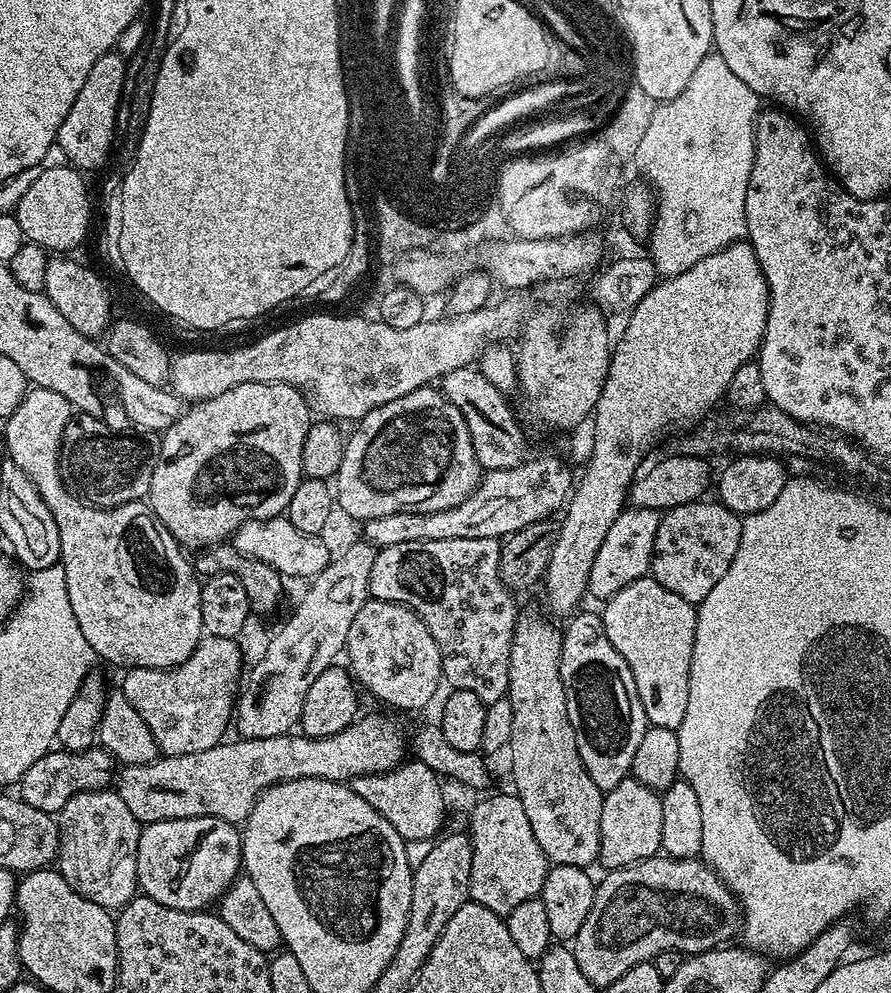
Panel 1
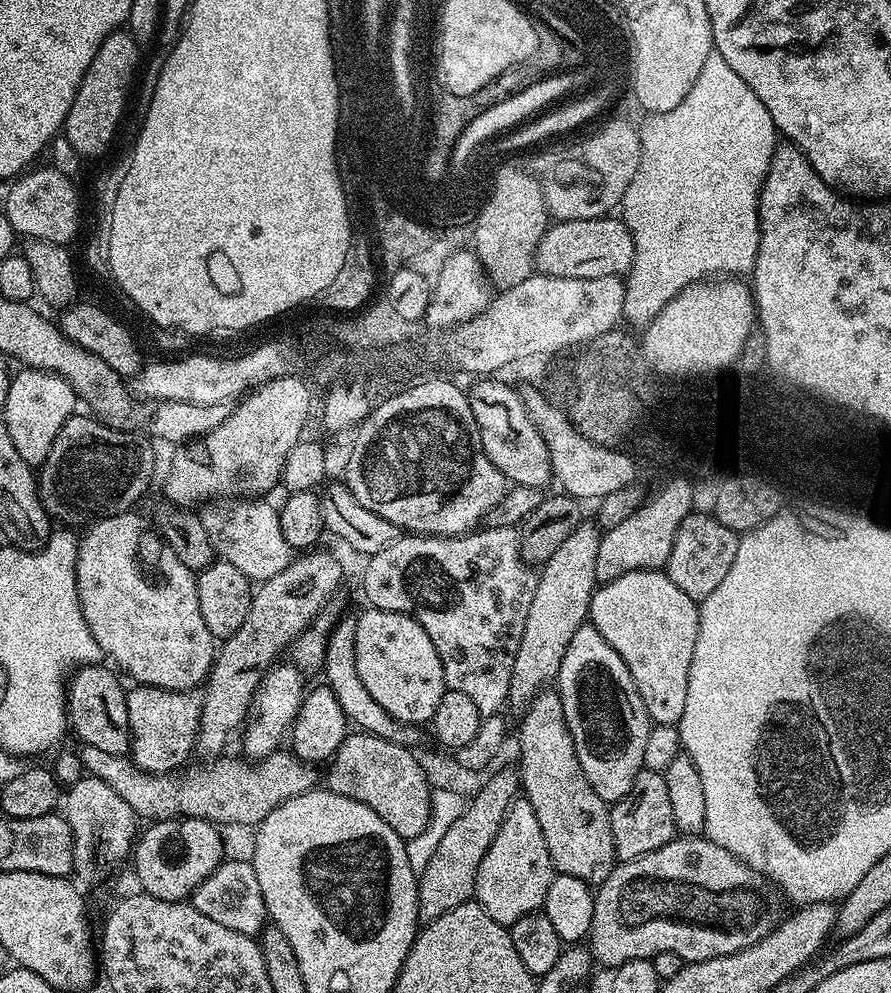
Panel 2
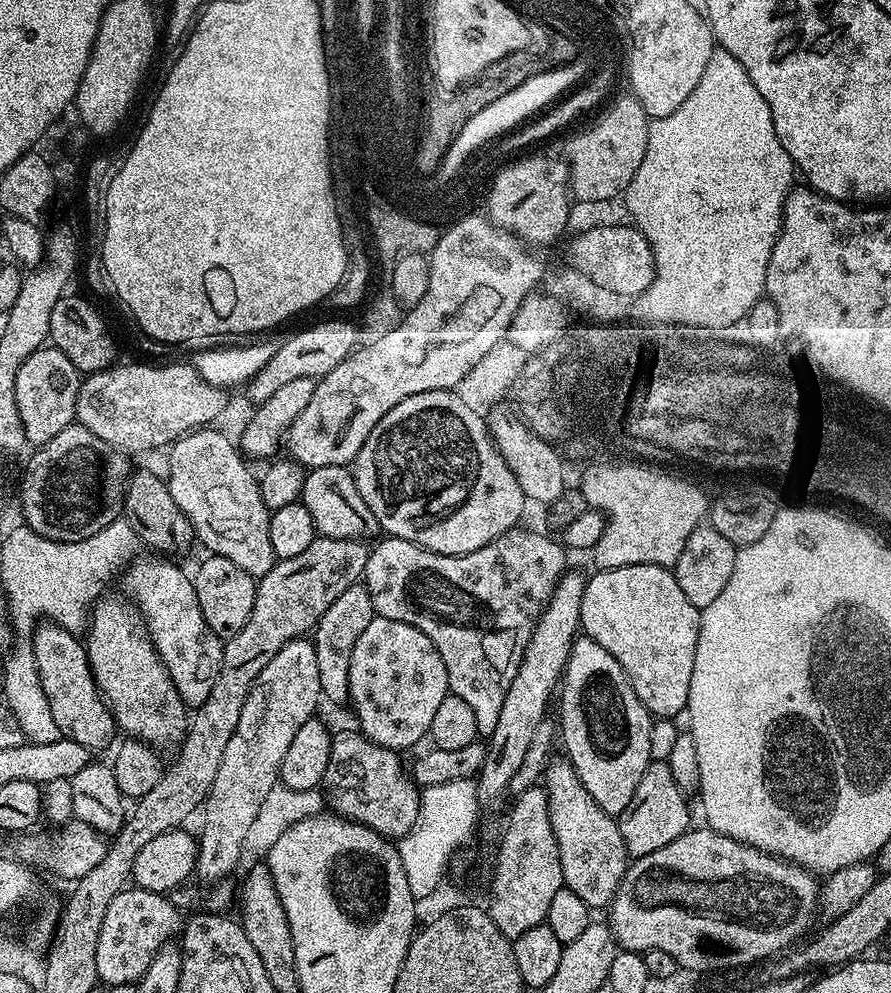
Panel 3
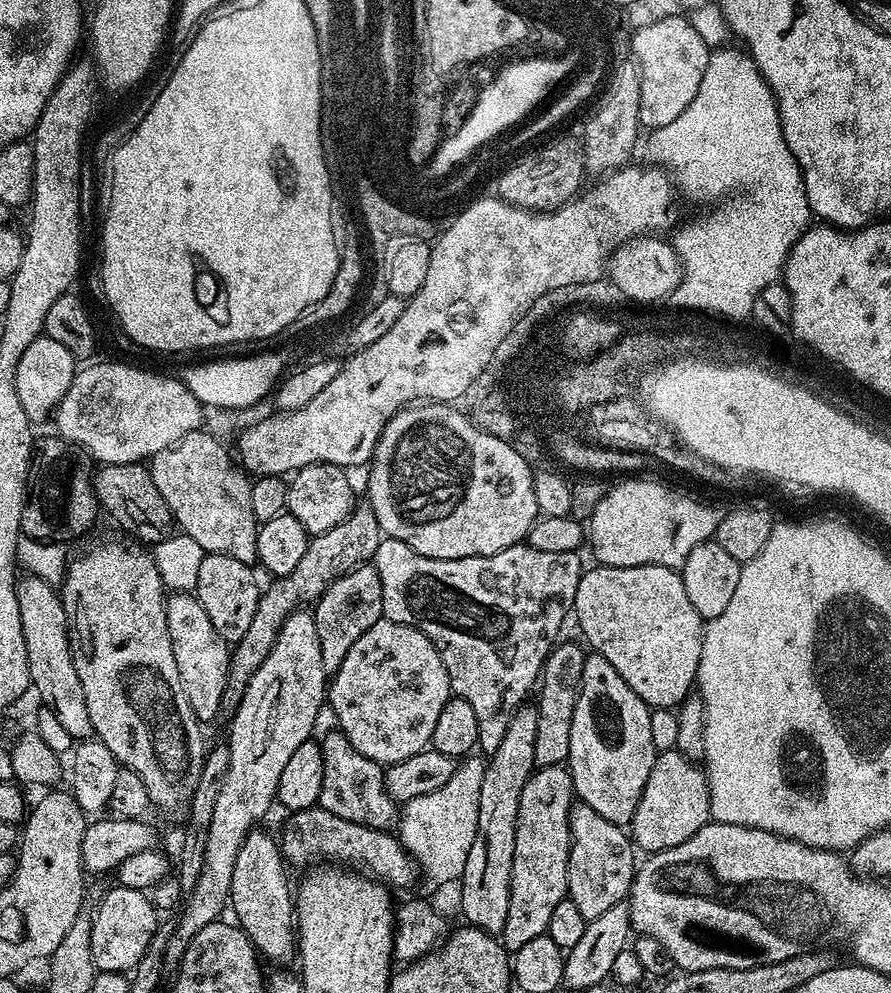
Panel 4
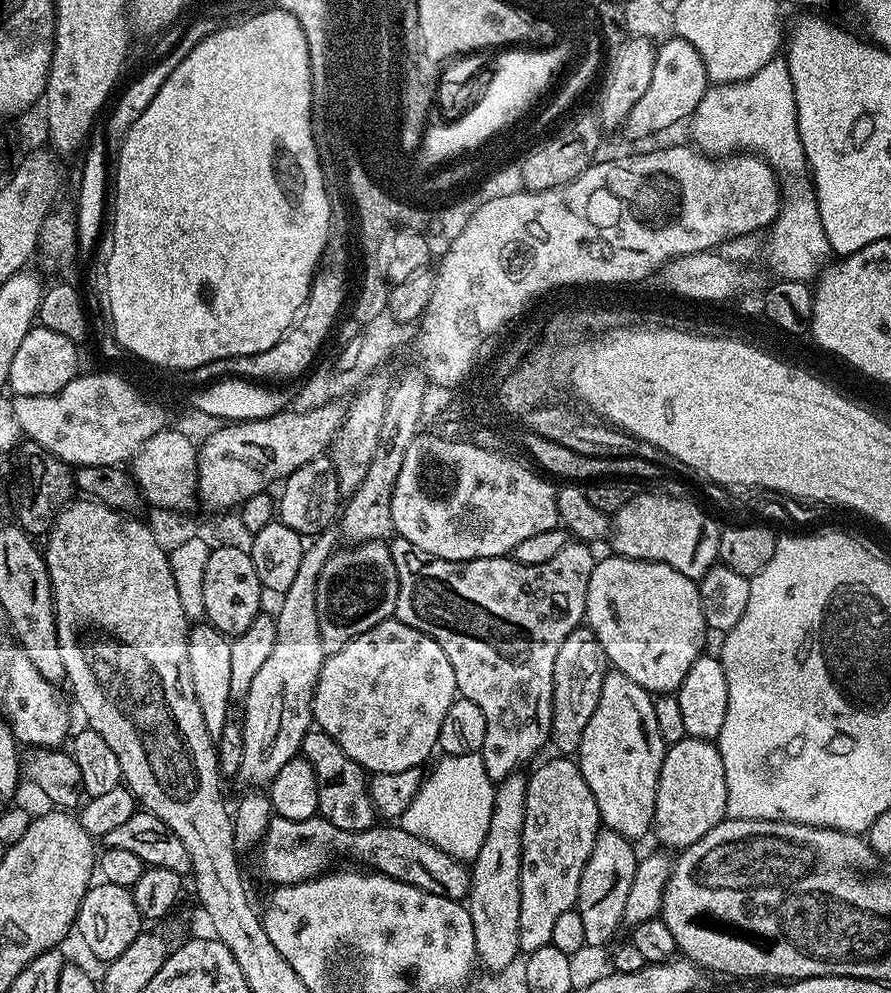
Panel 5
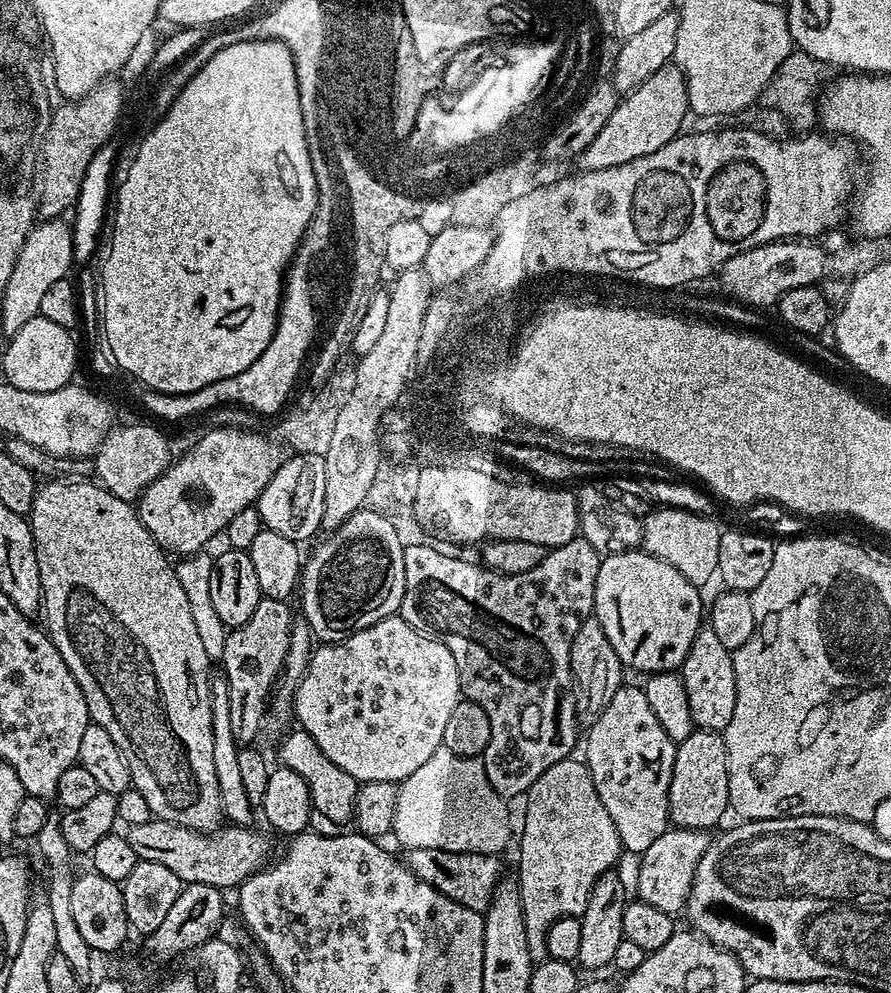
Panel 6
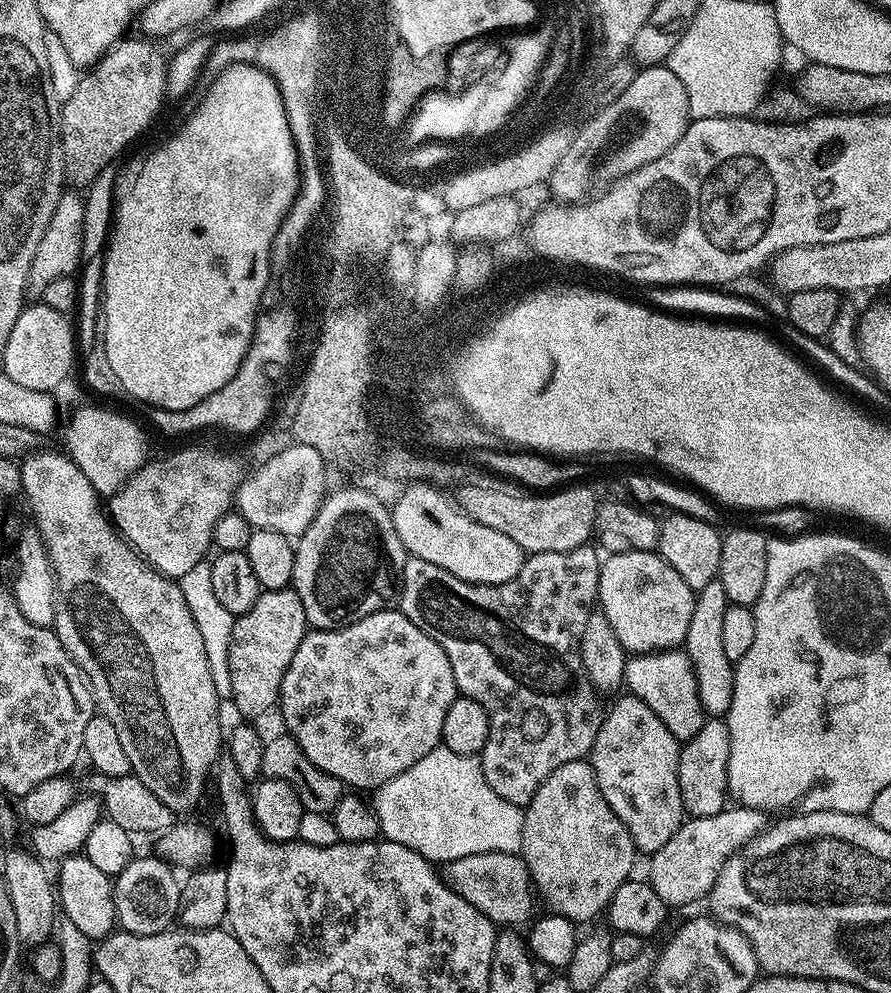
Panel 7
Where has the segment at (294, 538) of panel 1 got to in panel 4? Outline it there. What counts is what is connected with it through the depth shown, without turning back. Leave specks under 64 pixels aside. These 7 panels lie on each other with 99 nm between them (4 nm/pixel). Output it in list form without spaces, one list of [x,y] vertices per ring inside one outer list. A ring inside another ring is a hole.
[[[205,430],[188,432],[151,457],[150,471],[158,494],[162,494],[166,506],[170,506],[175,527],[183,535],[194,538],[205,554],[226,554],[252,566],[257,563],[258,527],[250,507],[252,480],[239,467],[228,465],[228,452],[223,446]]]

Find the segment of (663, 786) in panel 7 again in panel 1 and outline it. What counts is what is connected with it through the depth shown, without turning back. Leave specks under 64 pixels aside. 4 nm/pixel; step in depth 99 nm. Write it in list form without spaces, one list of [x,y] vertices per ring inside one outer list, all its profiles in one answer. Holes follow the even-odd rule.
[[[577,611],[567,621],[568,629],[563,629],[560,673],[566,690],[566,714],[570,714],[570,726],[574,726],[582,766],[594,778],[594,786],[606,793],[631,773],[634,754],[650,725],[626,658],[606,638],[603,615],[584,611]]]

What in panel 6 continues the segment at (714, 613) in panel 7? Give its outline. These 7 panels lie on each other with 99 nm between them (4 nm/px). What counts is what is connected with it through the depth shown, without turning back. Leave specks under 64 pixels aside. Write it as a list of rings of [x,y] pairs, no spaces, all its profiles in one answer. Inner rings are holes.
[[[707,626],[701,627],[700,633],[694,638],[694,644],[690,646],[690,654],[686,654],[682,665],[682,679],[686,688],[686,699],[690,702],[690,718],[693,725],[697,729],[706,732],[718,732],[723,733],[726,726],[730,726],[730,718],[734,718],[734,702],[736,701],[736,679],[734,678],[734,666],[732,665],[732,652],[726,646],[722,646],[721,640],[718,638],[718,634],[714,634],[714,630]]]

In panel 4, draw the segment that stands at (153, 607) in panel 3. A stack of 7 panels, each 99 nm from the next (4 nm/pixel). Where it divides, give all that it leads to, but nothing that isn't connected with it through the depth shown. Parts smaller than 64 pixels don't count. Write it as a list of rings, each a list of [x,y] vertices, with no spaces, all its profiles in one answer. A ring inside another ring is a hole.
[[[172,592],[166,600],[166,622],[170,630],[170,642],[174,646],[174,662],[178,662],[178,674],[182,678],[182,686],[186,690],[186,698],[194,710],[196,719],[201,722],[212,720],[221,715],[220,703],[228,681],[228,661],[230,645],[224,641],[222,634],[214,630],[210,618],[206,618],[206,610],[202,610],[195,595],[190,592]]]

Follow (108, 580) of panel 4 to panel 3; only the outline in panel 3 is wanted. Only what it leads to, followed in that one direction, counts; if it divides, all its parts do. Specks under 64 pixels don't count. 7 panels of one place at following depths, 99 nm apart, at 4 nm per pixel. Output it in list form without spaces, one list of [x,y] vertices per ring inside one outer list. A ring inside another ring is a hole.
[[[127,599],[95,601],[86,627],[88,661],[96,689],[112,710],[117,729],[125,737],[143,740],[157,750],[175,749],[188,735],[190,709],[178,694],[160,661],[143,616]]]

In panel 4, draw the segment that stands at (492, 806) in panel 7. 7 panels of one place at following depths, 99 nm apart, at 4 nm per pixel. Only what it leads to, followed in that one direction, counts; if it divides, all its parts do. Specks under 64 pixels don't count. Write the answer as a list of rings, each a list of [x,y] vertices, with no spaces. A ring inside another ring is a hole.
[[[464,758],[454,770],[454,778],[446,782],[439,790],[430,794],[422,794],[408,804],[403,805],[398,816],[398,835],[404,849],[422,869],[422,876],[432,884],[448,884],[459,881],[462,870],[466,866],[466,857],[470,855],[470,846],[474,846],[474,834],[478,830],[478,794],[482,794],[482,778],[485,761]]]

